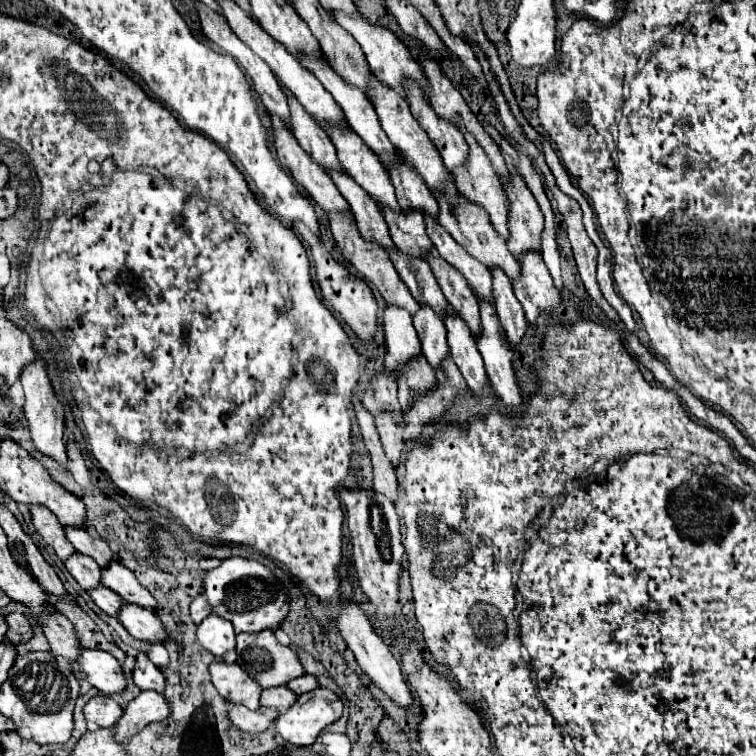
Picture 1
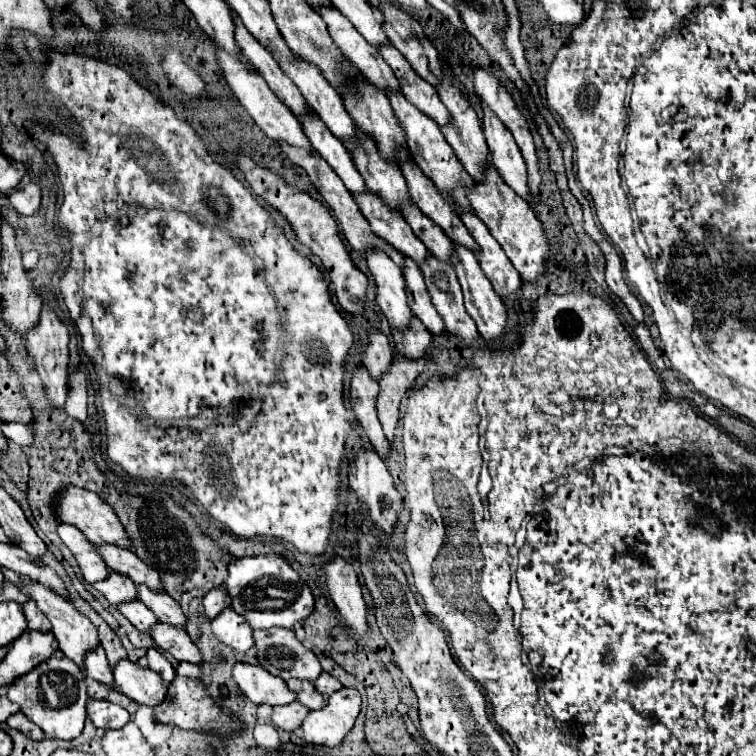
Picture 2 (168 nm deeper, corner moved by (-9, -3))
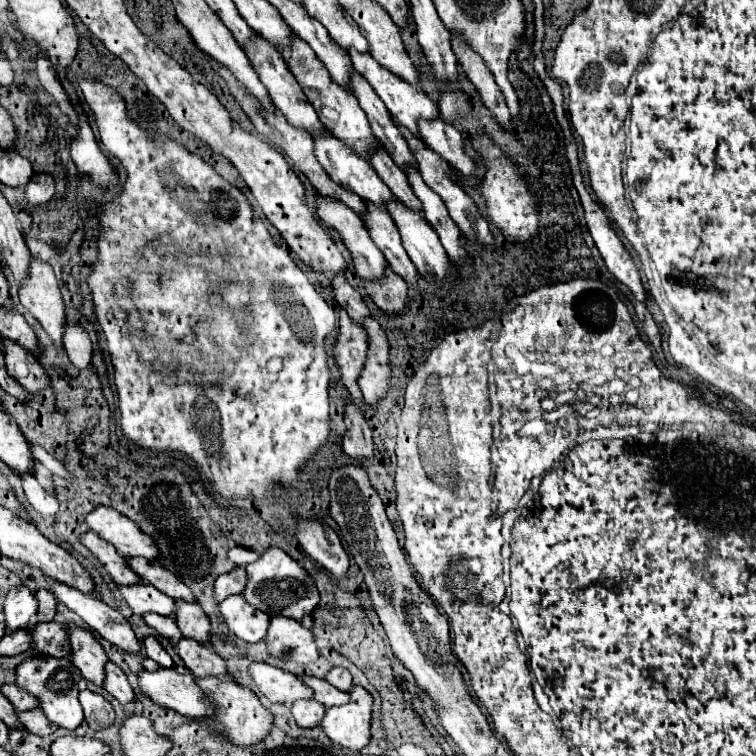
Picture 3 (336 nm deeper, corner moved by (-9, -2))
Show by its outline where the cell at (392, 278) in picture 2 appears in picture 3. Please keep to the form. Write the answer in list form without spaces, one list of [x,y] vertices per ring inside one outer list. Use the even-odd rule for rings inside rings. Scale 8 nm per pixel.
[[[318,196],[318,216],[324,226],[340,232],[346,248],[350,250],[356,266],[356,274],[366,280],[382,280],[386,276],[388,262],[380,248],[376,248],[374,240],[368,236],[368,228],[364,228],[362,220],[338,200],[328,200]]]

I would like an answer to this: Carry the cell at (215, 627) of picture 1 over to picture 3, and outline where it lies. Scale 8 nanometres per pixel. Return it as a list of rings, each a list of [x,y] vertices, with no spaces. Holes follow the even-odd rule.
[[[240,594],[228,596],[220,604],[220,614],[228,624],[230,632],[244,642],[260,642],[266,636],[268,614],[252,608]]]

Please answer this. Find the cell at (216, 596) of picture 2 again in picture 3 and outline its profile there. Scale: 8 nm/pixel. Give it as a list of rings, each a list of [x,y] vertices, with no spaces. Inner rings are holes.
[[[234,568],[232,572],[222,574],[214,584],[214,600],[220,604],[228,596],[240,594],[244,590],[244,582],[246,582],[246,572],[242,568]]]

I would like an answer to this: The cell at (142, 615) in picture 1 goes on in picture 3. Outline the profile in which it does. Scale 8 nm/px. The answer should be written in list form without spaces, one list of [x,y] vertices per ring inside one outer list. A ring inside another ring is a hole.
[[[182,638],[174,644],[174,652],[184,660],[186,668],[198,678],[226,674],[224,660],[216,656],[206,644],[200,644],[190,638]]]

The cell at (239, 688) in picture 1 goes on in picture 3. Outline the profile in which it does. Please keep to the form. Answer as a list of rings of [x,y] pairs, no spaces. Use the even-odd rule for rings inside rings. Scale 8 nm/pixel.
[[[252,662],[248,666],[248,674],[258,686],[258,690],[270,700],[270,702],[280,702],[280,704],[294,704],[296,700],[302,698],[312,698],[312,690],[300,682],[298,676],[274,668],[266,662]]]

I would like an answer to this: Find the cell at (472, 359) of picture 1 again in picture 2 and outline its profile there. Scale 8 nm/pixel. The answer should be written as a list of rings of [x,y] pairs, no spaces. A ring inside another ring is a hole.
[[[428,257],[420,265],[424,273],[424,283],[430,293],[432,305],[440,313],[440,317],[446,323],[446,329],[454,333],[462,343],[472,343],[478,337],[478,329],[468,317],[462,301],[462,289],[456,277],[456,271],[450,263],[440,261],[436,257]]]

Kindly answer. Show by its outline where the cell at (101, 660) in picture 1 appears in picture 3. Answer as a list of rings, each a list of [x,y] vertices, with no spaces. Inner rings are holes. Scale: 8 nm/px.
[[[158,668],[158,670],[142,670],[138,672],[138,688],[146,698],[154,704],[174,710],[188,718],[212,716],[212,704],[204,696],[204,692],[196,686],[194,676],[188,672],[184,676],[176,674],[174,668]]]

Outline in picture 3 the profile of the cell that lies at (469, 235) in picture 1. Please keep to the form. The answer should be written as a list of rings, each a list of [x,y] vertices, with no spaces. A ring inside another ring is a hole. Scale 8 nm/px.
[[[348,48],[348,54],[350,54],[350,58],[352,58],[352,64],[354,64],[356,72],[360,72],[360,74],[368,80],[368,84],[374,88],[374,92],[384,100],[384,104],[386,104],[388,112],[392,114],[392,118],[394,118],[398,124],[402,124],[404,128],[408,128],[416,138],[422,140],[420,130],[418,130],[418,120],[420,120],[420,118],[424,118],[424,120],[436,120],[436,118],[438,118],[438,108],[436,108],[436,104],[434,104],[428,96],[424,96],[424,92],[420,92],[416,86],[406,84],[404,80],[396,78],[392,72],[388,72],[386,68],[382,68],[370,54],[356,52],[354,48]]]

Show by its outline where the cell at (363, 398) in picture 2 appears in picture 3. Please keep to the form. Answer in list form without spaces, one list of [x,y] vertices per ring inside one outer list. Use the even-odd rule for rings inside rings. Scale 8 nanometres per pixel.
[[[340,310],[340,334],[338,344],[334,346],[334,356],[342,372],[342,382],[346,384],[352,402],[362,406],[364,398],[358,386],[358,376],[364,370],[368,358],[368,336],[364,328],[354,324],[344,310]]]

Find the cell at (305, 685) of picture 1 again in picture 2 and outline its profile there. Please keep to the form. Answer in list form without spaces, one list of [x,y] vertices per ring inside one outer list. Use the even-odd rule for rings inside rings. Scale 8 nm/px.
[[[322,671],[320,673],[320,677],[316,679],[316,689],[324,695],[324,697],[328,697],[330,693],[334,693],[334,691],[338,691],[338,689],[342,689],[342,685],[340,685],[340,681],[336,679],[336,677],[332,677],[330,673],[326,673],[326,671]]]

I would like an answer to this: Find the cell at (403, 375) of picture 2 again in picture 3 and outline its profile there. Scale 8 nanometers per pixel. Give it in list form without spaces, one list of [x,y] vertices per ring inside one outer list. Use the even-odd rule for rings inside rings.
[[[370,318],[366,322],[368,326],[368,360],[364,366],[362,376],[358,378],[358,384],[362,388],[364,400],[368,404],[378,404],[380,398],[384,398],[390,390],[392,382],[392,368],[390,368],[390,342],[386,338],[386,332],[382,326]]]

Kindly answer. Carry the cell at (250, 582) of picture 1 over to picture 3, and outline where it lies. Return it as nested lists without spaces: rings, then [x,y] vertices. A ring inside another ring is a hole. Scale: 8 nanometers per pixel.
[[[270,546],[256,562],[246,566],[246,588],[242,596],[254,608],[268,612],[268,616],[286,616],[298,622],[318,606],[318,590],[310,574],[276,546]]]

